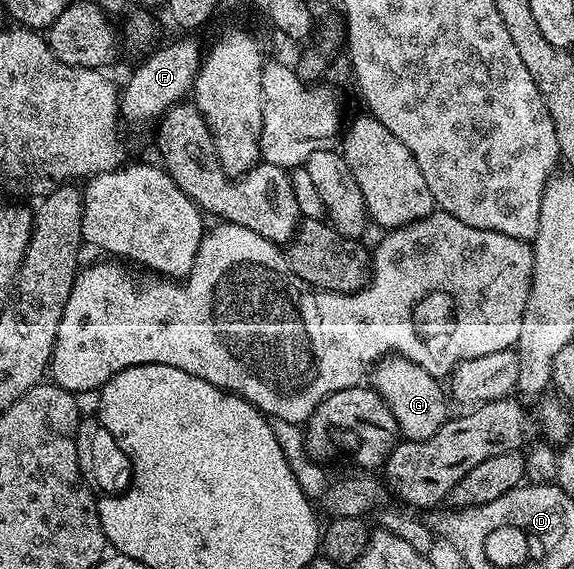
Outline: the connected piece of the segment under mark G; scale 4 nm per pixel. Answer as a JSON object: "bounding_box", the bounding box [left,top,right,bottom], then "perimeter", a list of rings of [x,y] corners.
{"bounding_box":[369,355,449,441],"perimeter":[[[392,355],[375,362],[369,377],[370,384],[389,403],[389,411],[393,411],[393,419],[397,419],[400,434],[409,441],[424,441],[437,431],[449,419],[447,413],[448,394],[441,386],[440,378],[429,375],[425,367],[413,363],[408,357]]]}

